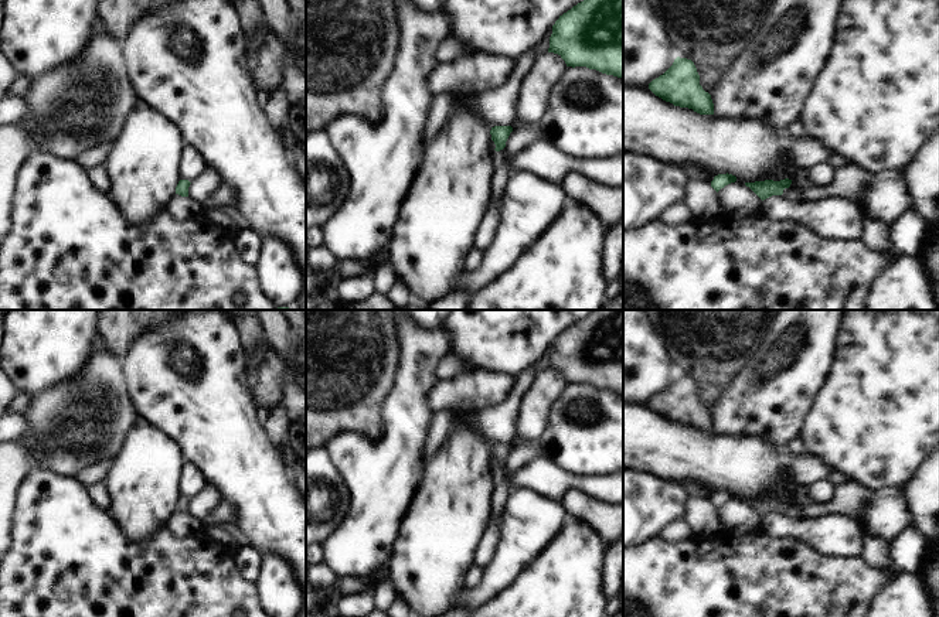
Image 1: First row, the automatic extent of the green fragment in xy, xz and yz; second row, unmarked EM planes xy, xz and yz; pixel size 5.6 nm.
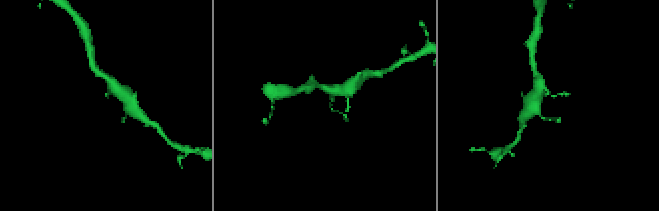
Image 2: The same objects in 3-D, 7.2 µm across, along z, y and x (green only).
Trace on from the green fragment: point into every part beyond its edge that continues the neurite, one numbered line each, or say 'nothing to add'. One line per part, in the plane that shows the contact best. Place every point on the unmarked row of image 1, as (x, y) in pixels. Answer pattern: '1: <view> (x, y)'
nothing to add

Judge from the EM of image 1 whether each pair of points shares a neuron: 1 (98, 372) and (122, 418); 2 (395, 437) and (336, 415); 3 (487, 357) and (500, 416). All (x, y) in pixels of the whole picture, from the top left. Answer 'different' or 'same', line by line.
1: same
2: different
3: different

